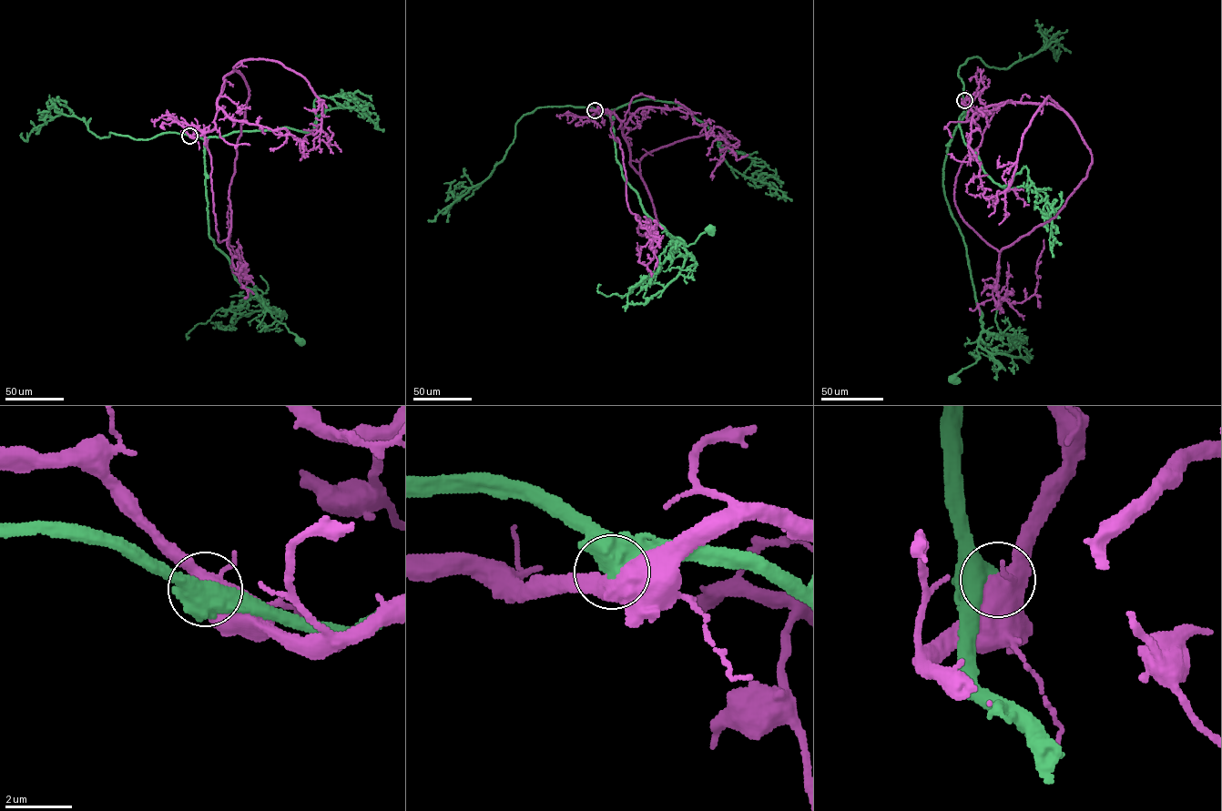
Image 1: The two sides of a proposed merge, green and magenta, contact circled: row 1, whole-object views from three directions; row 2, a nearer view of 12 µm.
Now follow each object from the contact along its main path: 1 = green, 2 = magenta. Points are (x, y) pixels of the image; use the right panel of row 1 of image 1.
1: (964, 100), (968, 114), (948, 145), (943, 188), (965, 244), (982, 331), (977, 348), (980, 358), (952, 379)
2: (964, 100), (982, 137), (962, 165), (954, 201), (999, 252), (994, 300), (1033, 295), (1043, 239)

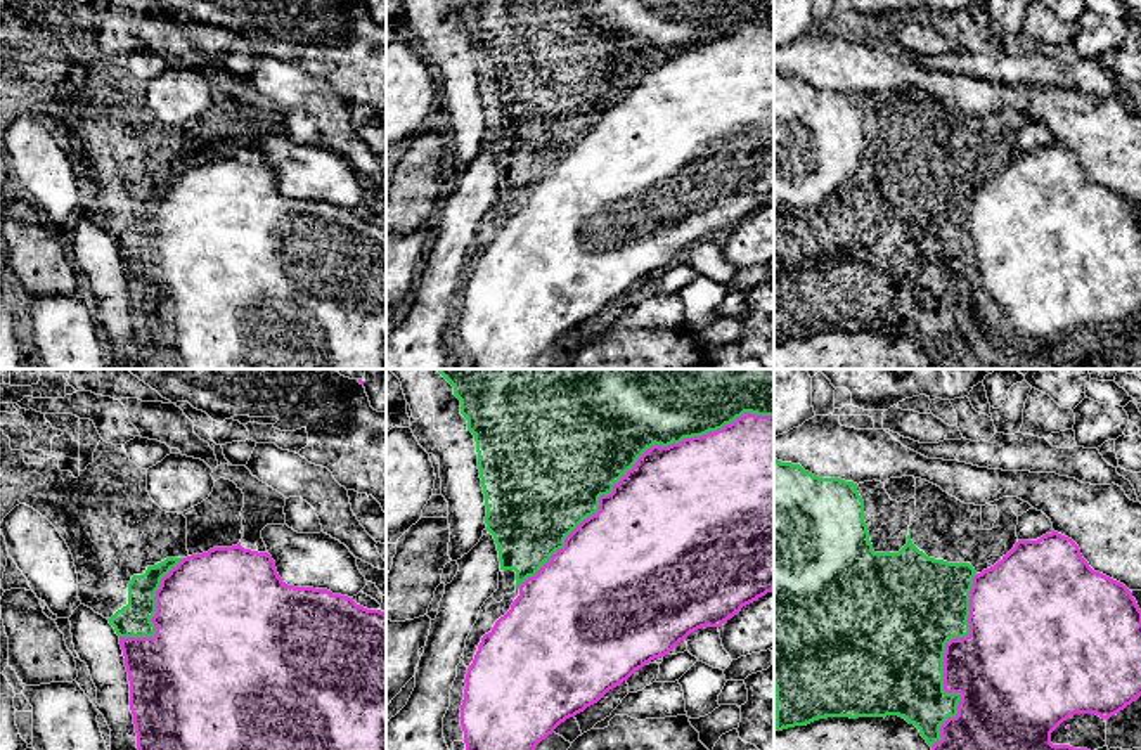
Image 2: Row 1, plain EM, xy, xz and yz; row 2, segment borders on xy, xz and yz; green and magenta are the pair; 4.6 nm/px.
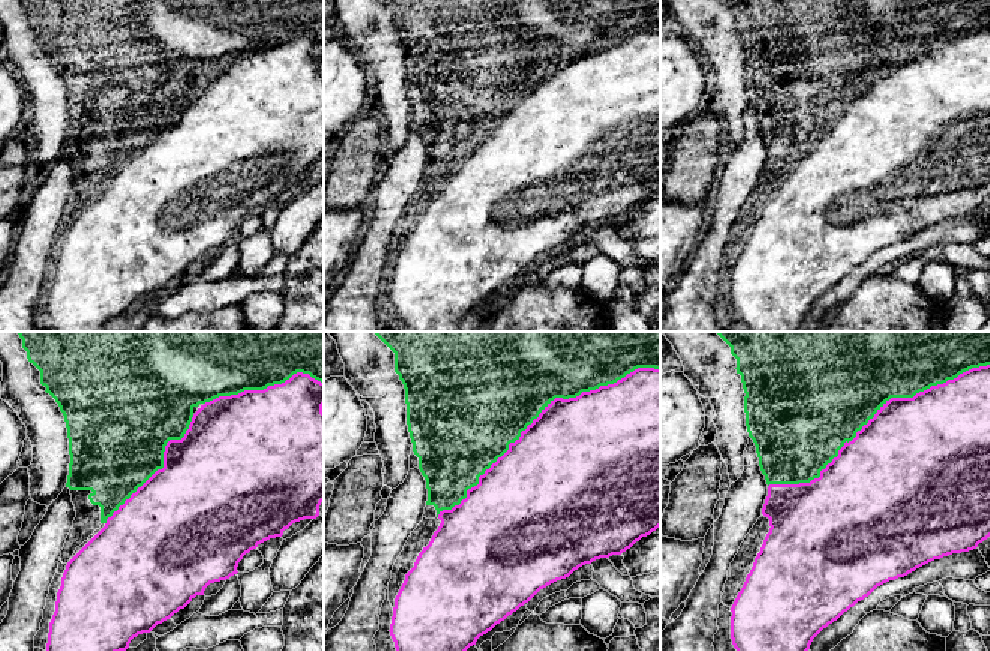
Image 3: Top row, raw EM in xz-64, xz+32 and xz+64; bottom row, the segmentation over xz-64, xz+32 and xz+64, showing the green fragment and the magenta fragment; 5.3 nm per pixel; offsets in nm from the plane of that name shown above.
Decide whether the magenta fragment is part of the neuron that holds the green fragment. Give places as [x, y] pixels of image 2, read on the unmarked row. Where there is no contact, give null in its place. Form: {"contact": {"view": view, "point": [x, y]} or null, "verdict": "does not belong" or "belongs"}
{"contact": {"view": "xz", "point": [636, 73]}, "verdict": "does not belong"}

